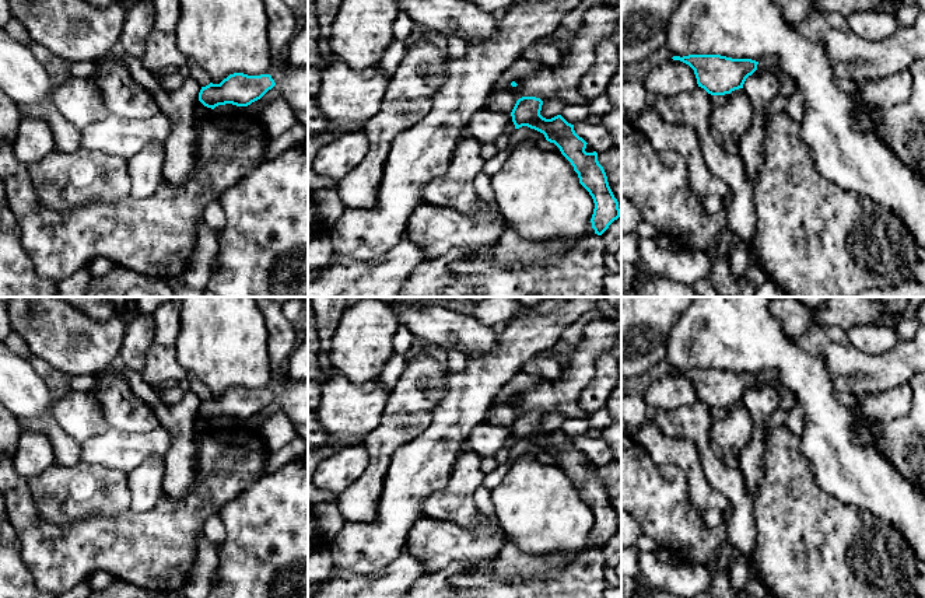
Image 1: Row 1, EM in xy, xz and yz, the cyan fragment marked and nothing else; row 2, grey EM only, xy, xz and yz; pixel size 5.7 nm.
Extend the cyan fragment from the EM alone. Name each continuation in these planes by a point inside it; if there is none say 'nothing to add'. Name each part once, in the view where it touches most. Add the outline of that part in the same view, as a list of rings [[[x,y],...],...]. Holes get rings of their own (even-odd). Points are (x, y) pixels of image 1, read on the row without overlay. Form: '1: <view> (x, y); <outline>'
nothing to add

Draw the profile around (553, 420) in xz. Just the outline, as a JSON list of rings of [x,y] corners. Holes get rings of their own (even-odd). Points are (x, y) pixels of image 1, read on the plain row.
[[[550,412],[543,415],[540,429],[546,433],[551,433],[561,427],[561,424],[567,420],[567,416],[563,416],[558,412]]]

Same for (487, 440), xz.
[[[483,422],[472,430],[469,441],[472,451],[477,452],[481,458],[498,458],[498,452],[508,447],[507,441],[511,436],[511,427],[493,426]]]

